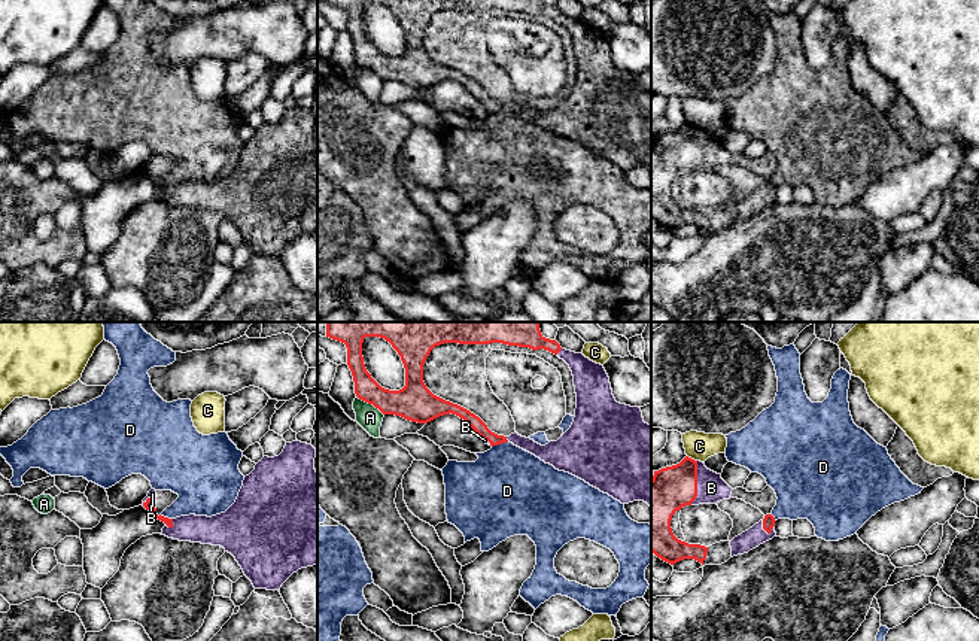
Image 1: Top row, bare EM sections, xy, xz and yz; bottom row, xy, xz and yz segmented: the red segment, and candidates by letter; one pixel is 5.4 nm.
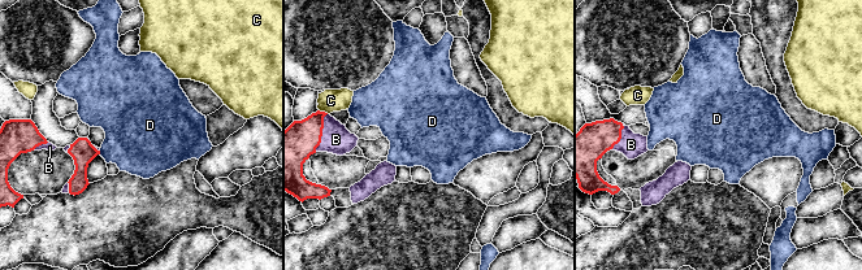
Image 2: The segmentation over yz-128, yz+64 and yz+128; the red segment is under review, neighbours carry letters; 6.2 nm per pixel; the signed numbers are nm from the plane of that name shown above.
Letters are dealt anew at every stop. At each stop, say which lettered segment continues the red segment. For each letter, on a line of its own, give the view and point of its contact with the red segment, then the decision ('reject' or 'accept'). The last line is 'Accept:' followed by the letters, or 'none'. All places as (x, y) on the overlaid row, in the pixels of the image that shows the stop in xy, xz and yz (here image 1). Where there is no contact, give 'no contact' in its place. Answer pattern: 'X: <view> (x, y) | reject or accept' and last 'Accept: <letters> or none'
A: xz (370, 403) | reject
B: yz (696, 483) | accept
C: yz (690, 458) | reject
D: xz (499, 443) | reject
Accept: B

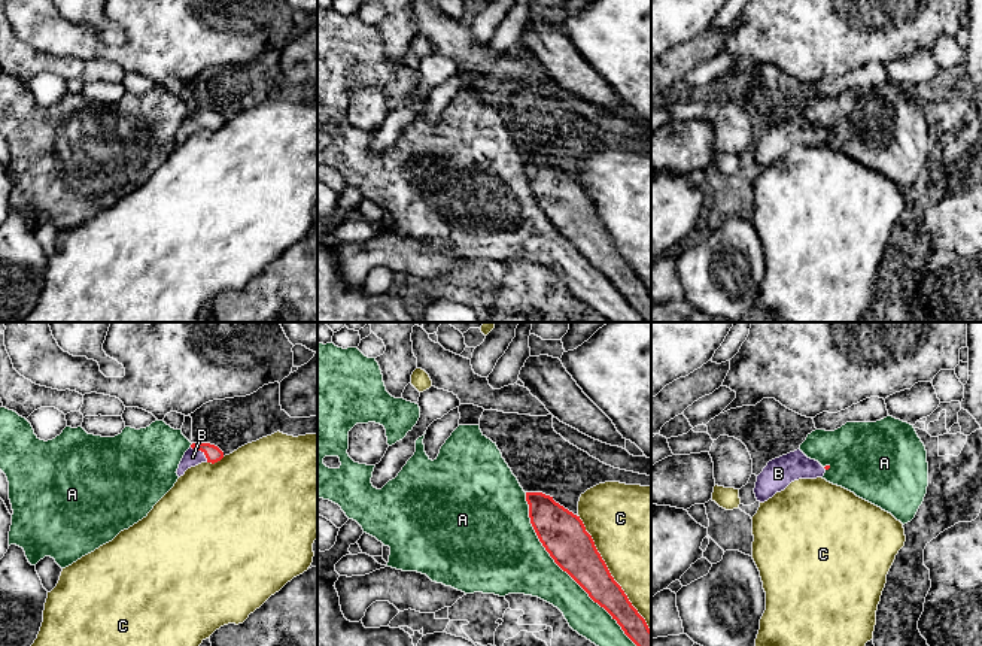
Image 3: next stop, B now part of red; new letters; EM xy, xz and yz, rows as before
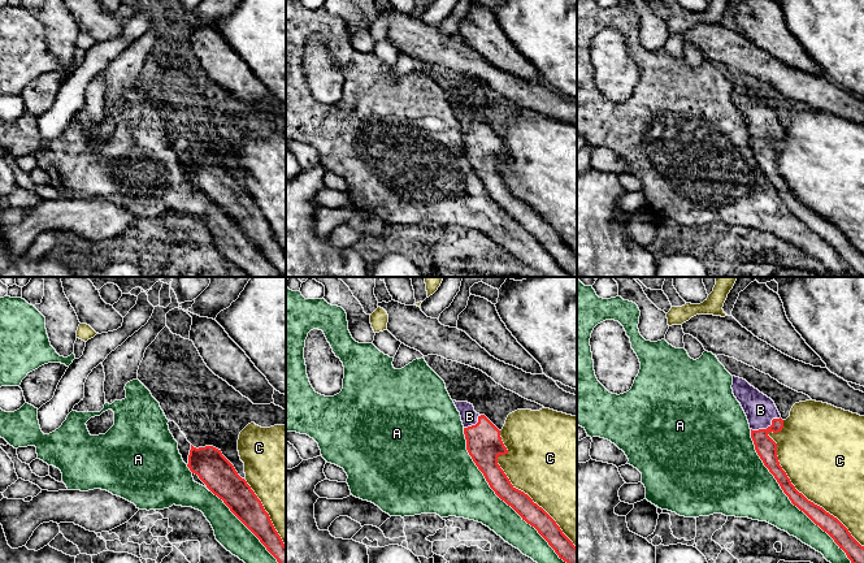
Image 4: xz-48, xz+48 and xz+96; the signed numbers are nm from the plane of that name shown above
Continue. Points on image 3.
A: xz (564, 570) | reject
B: xy (201, 451) | accept
C: xz (610, 573) | reject
Accept: B

